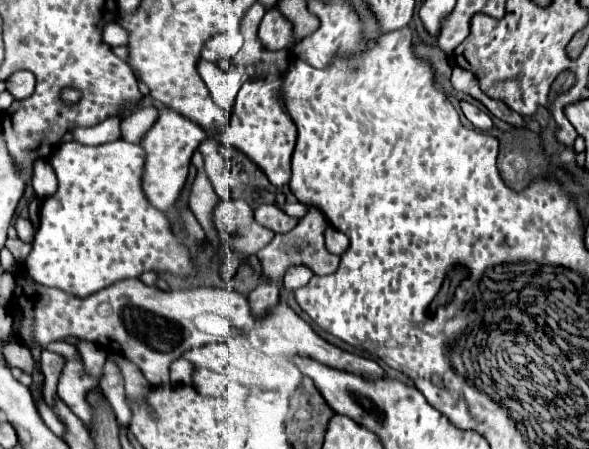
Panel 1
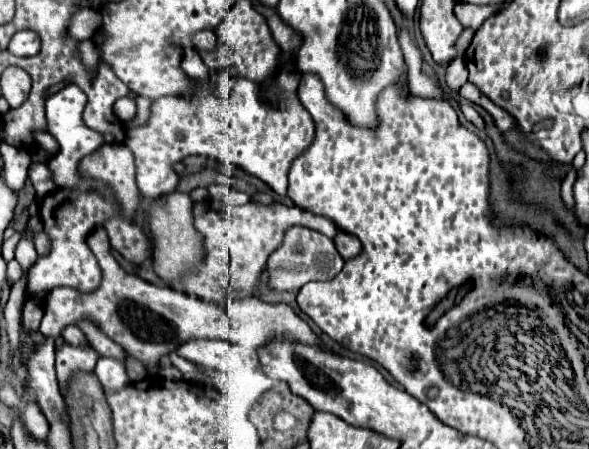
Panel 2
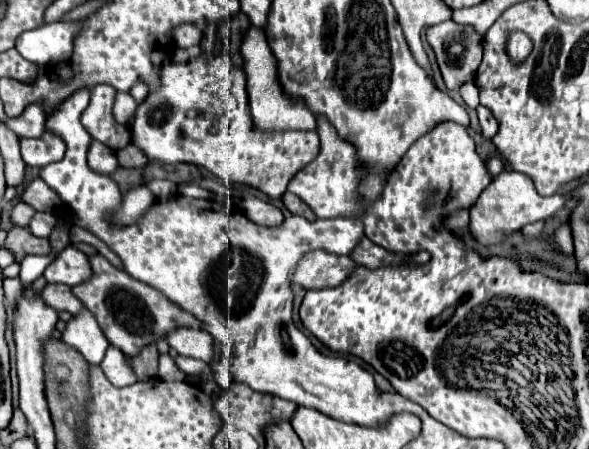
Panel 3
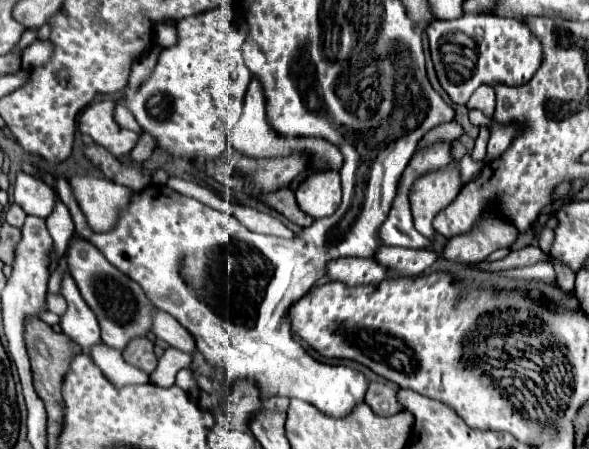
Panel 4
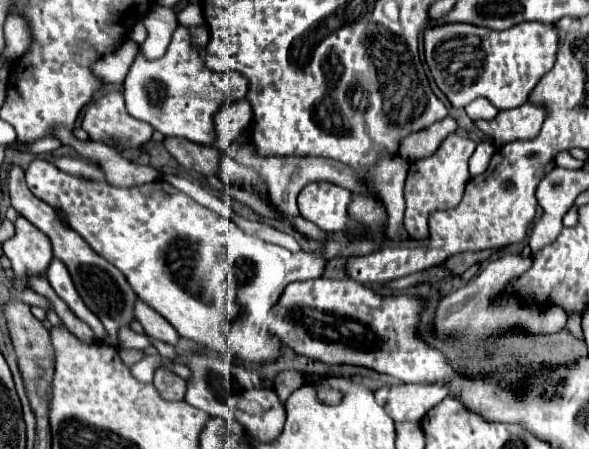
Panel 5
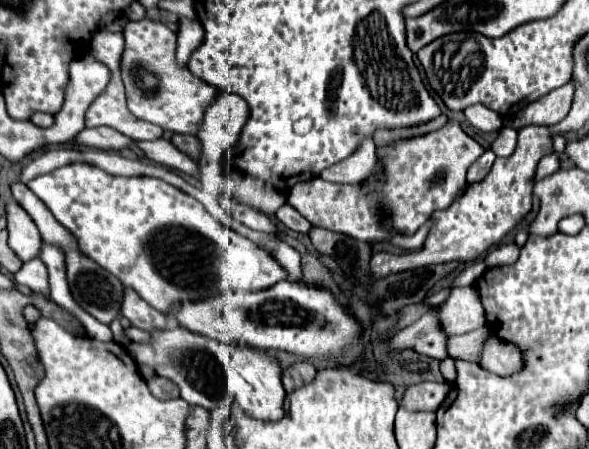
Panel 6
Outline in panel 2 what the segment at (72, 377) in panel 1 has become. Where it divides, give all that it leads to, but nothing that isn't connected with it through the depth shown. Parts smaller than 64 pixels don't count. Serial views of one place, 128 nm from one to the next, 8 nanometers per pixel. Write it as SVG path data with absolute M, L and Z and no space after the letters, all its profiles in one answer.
M62 342L62 346L56 348L56 374L58 374L58 382L64 386L66 380L80 372L92 372L96 362L100 358L100 352L92 346L92 344L84 344L84 346L72 346Z

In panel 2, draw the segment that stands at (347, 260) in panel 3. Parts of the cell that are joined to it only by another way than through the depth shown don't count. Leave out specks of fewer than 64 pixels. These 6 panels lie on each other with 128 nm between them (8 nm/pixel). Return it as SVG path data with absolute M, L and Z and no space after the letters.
M294 226L288 230L284 244L270 256L268 272L270 272L270 286L278 290L300 290L306 282L318 280L332 280L344 266L344 258L338 254L334 242L310 228Z

